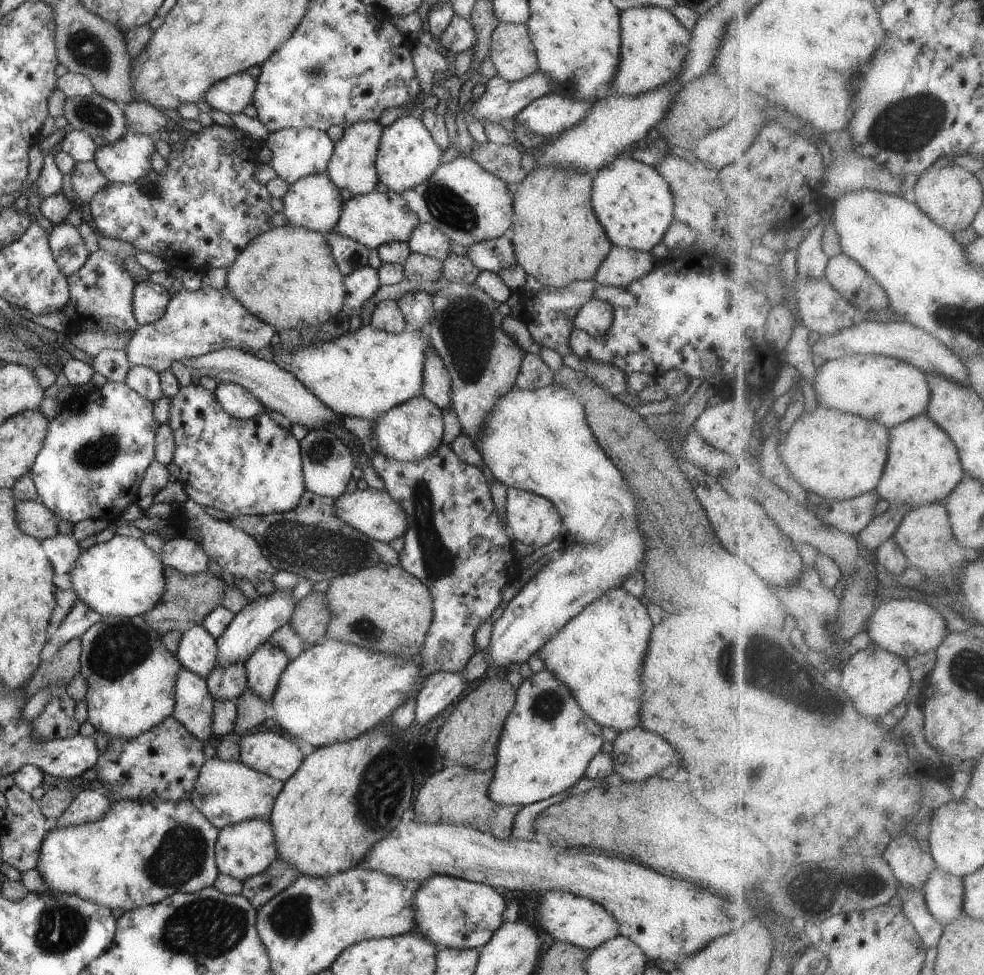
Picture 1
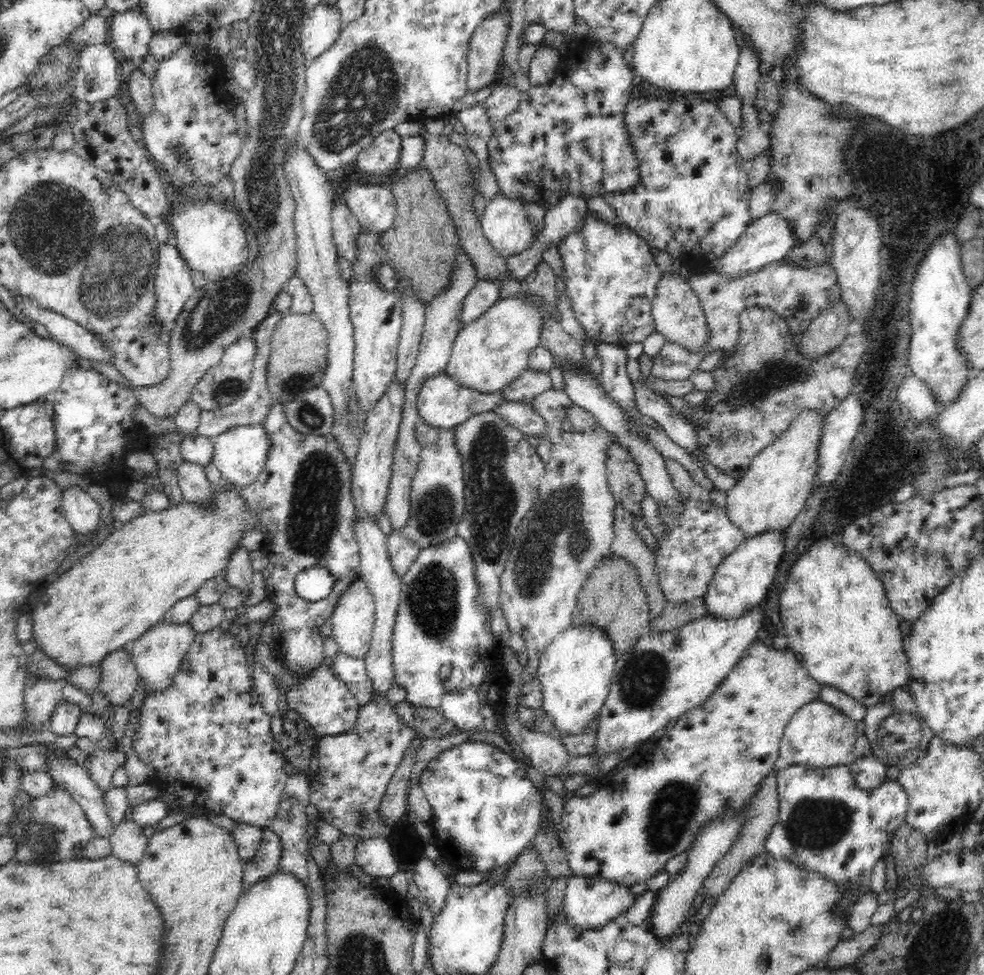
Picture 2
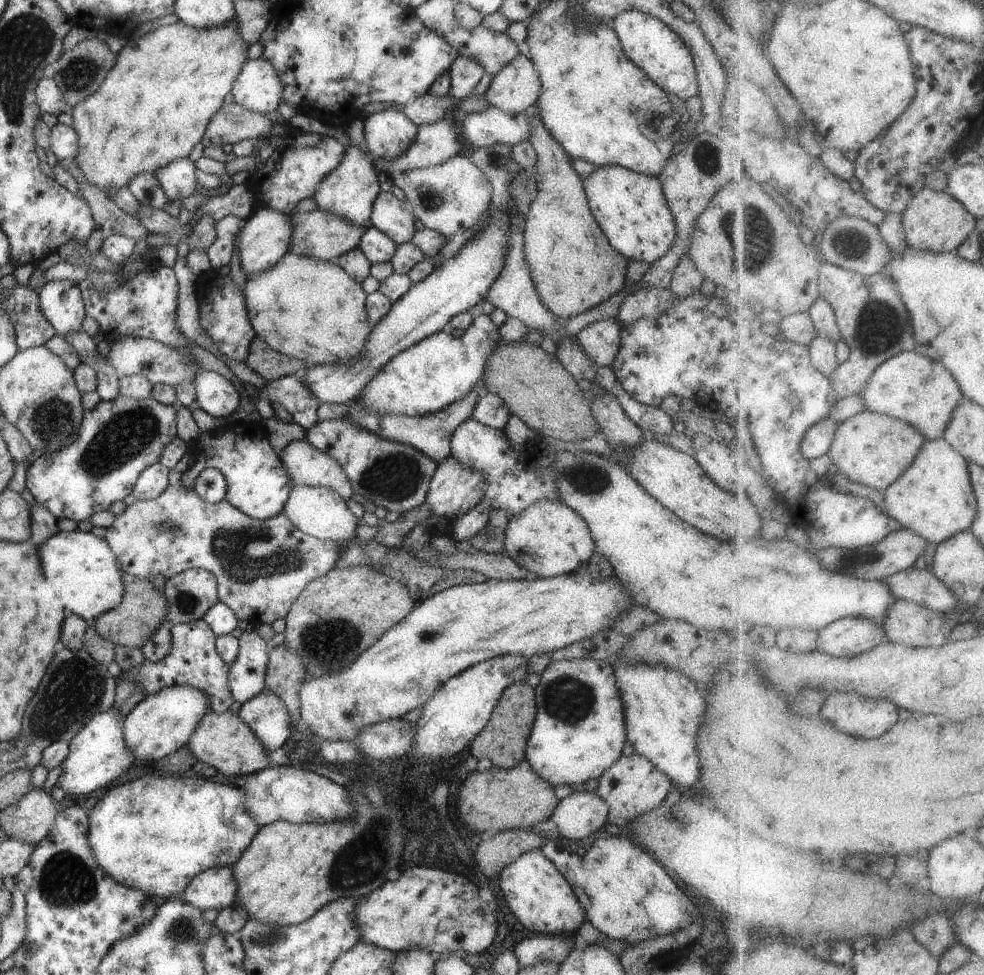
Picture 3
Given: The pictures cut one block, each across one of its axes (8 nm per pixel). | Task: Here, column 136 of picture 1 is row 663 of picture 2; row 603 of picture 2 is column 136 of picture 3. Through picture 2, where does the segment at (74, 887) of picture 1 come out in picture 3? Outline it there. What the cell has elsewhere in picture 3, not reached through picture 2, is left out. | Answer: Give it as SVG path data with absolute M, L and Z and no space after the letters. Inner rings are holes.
M150 774L128 784L110 786L108 790L110 792L88 813L88 844L92 856L96 866L116 882L141 890L150 898L179 898L184 894L185 886L201 872L232 866L261 828L248 814L244 792L239 786L207 781L204 777Z

